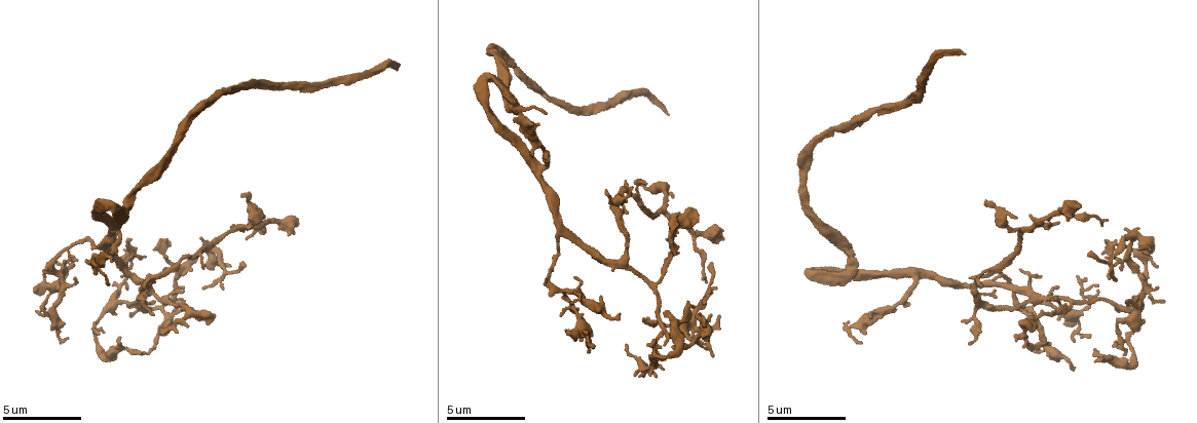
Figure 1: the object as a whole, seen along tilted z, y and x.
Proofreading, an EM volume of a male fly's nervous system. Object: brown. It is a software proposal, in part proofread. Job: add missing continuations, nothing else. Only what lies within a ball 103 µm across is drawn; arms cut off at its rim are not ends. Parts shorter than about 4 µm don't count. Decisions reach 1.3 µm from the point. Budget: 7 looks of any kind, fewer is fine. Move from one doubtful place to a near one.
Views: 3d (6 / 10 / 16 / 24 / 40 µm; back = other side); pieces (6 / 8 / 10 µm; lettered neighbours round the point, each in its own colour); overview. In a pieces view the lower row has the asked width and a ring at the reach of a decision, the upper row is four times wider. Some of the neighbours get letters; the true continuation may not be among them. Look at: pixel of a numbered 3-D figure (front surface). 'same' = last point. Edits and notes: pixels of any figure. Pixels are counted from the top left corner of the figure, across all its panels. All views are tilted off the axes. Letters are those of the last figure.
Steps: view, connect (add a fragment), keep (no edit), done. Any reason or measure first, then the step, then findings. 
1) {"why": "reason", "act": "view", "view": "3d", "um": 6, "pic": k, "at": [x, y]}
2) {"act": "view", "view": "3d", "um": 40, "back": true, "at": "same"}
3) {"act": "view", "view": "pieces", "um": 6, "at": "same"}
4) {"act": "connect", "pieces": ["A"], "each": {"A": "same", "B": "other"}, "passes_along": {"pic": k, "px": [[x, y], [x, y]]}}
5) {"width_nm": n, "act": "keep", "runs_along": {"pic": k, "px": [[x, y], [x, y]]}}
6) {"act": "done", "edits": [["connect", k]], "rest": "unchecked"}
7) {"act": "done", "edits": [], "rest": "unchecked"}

{"why": "an open end", "act": "view", "view": "pieces", "um": 10, "pic": 1, "at": [674, 253]}

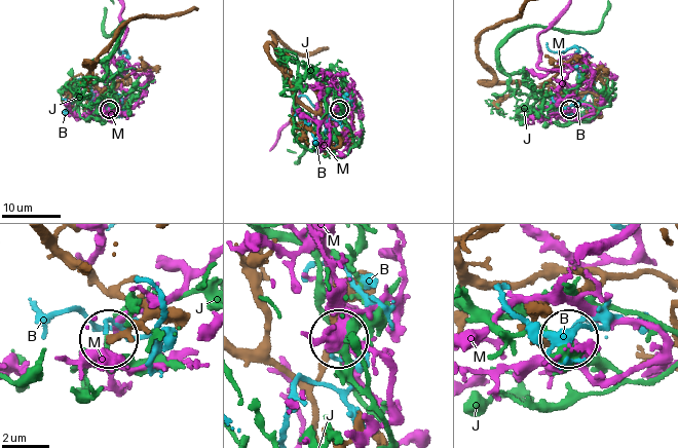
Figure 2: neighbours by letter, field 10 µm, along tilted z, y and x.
{"act": "keep", "each": {"B": "other", "J": "other", "M": "other"}, "found": "none of them fits"}

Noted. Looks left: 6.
{"why": "free end", "act": "view", "view": "pieces", "um": 6, "pic": 1, "at": [1073, 367]}

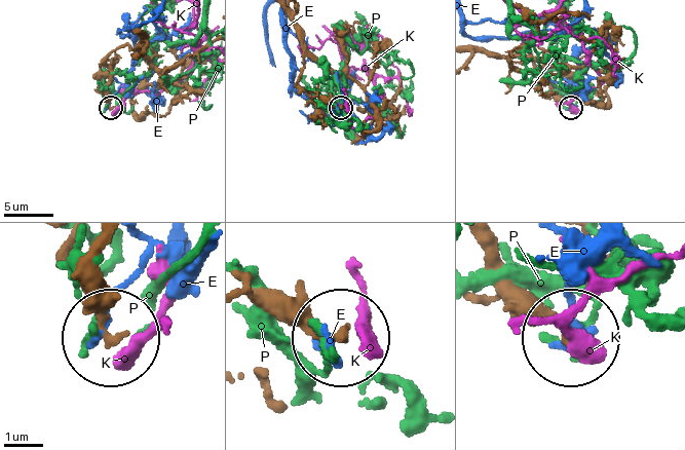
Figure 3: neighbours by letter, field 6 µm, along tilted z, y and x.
{"act": "keep", "each": {"E": "other", "K": "other", "P": "other"}, "runs_along": {"pic": 3, "px": [[137, 33], [139, 43], [118, 47], [108, 58], [111, 106]]}, "found": "none of them fits"}

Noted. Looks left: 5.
{"why": "thin end", "act": "view", "view": "3d", "um": 10, "pic": 1, "at": [1103, 222]}

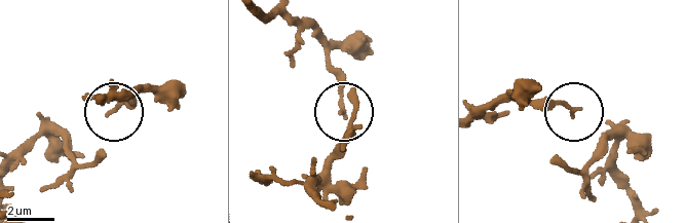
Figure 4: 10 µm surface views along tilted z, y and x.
{"why": "see the neighbours", "act": "view", "view": "pieces", "um": 6, "pic": 4, "at": [577, 109]}

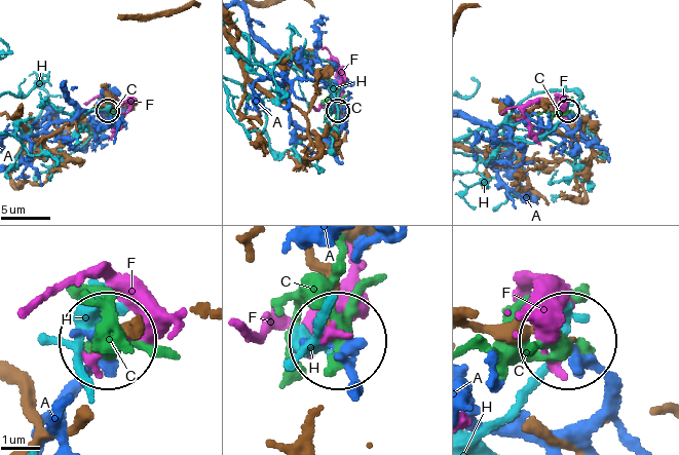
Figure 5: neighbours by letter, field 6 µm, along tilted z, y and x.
{"act": "keep", "each": {"A": "other", "C": "other", "F": "other", "H": "other"}, "found": "no lettered fragment goes on from it"}

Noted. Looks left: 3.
{"act": "done", "edits": [], "rest": "unchecked"}

